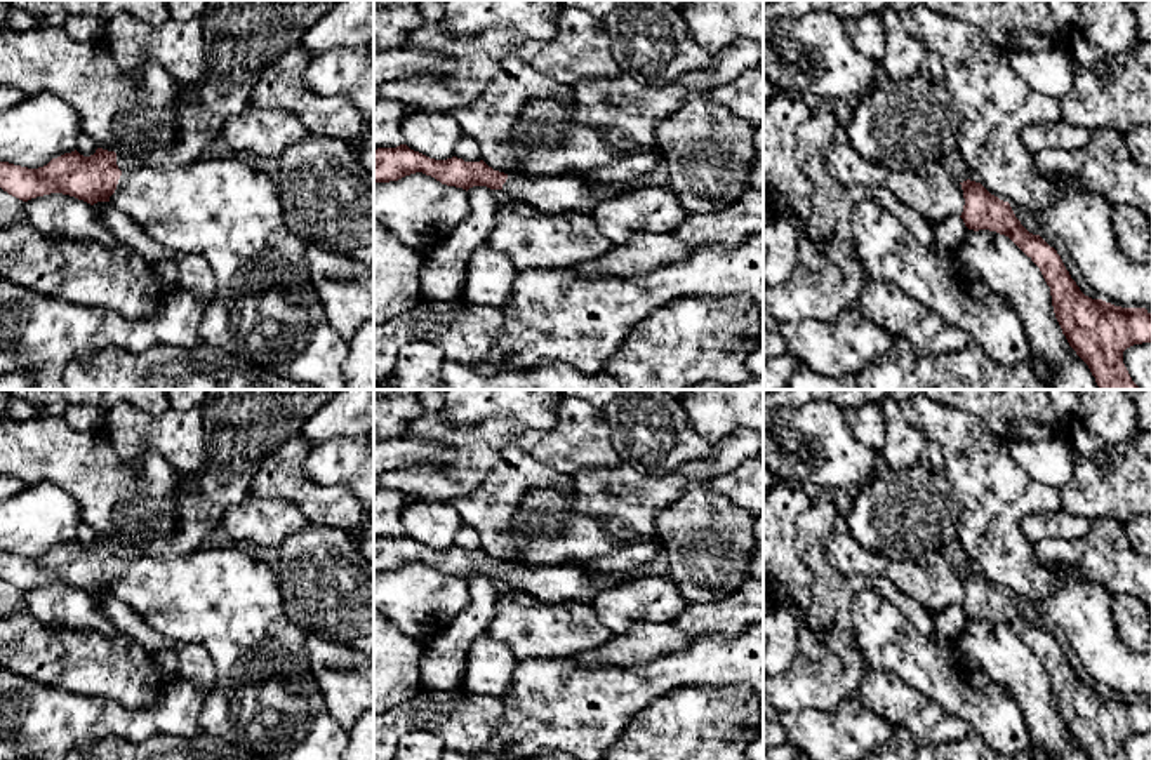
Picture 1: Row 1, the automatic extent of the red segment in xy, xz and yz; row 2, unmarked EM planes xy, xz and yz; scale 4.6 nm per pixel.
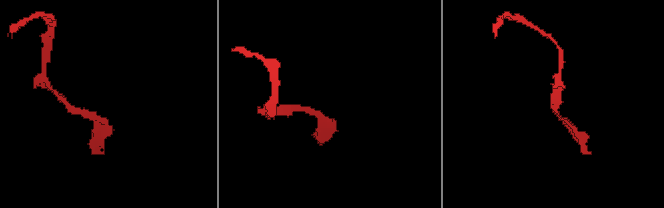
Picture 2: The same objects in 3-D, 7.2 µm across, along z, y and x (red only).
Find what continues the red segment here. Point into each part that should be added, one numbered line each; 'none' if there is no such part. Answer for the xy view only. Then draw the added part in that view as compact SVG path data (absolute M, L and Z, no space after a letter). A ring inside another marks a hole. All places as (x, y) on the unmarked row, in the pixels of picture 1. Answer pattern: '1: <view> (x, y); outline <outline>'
1: xy (242, 426); outline M207 390L207 398L202 407L205 466L193 480L191 490L177 497L174 532L169 537L139 544L116 543L118 558L122 562L137 557L176 560L202 548L205 537L223 522L226 511L240 504L250 492L252 478L261 463L290 437L301 433L303 424L337 391L339 390Z

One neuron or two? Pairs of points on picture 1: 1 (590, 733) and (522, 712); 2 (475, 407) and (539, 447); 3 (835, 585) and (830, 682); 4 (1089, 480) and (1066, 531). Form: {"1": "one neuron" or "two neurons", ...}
{"1": "one neuron", "2": "two neurons", "3": "one neuron", "4": "two neurons"}

